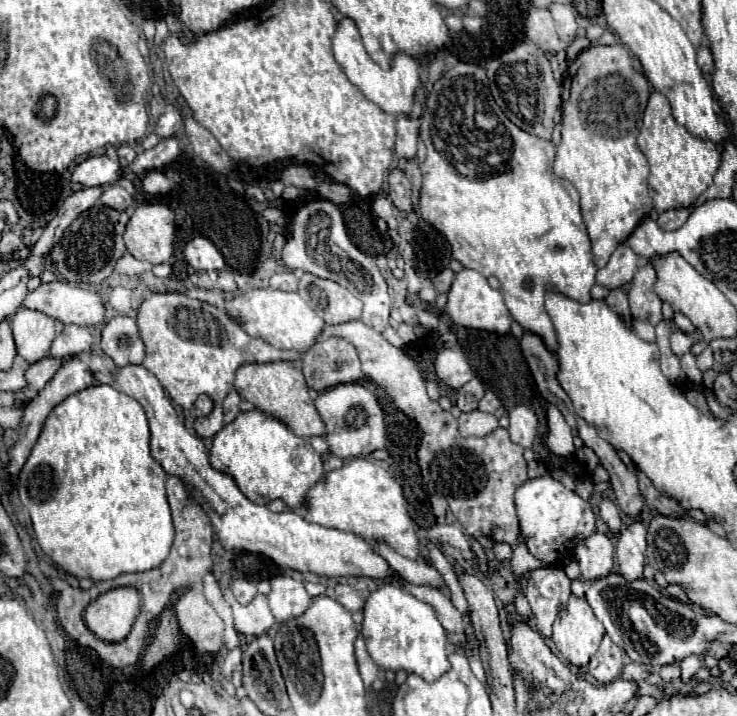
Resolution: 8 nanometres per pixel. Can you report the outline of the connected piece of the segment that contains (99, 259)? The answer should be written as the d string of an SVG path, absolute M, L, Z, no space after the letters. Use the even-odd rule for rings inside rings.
M101 203L93 205L91 209L81 213L71 223L71 229L67 227L59 245L55 249L51 249L51 253L49 253L51 261L53 263L57 261L55 269L71 283L79 283L79 281L101 283L101 281L105 281L113 273L117 259L127 251L125 243L123 243L123 233L125 233L127 221L129 221L129 215L125 211L117 211L117 209L105 207Z

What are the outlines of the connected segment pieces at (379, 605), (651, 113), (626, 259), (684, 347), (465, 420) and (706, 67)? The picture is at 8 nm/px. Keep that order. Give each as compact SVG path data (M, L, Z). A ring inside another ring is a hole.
M383 583L367 597L361 635L365 635L365 645L371 659L385 671L403 669L423 677L425 681L435 681L449 669L447 633L439 623L435 609L395 583Z
M653 91L649 97L637 145L651 167L647 183L657 213L693 205L693 201L713 183L713 177L721 165L721 153L717 151L717 147L711 141L693 137L683 125L679 125L671 115L667 97L659 91Z
M621 243L613 251L607 265L597 271L595 279L599 285L603 285L607 289L617 289L625 283L631 283L631 279L637 271L637 265L639 265L639 257L633 253L633 249L629 249L625 243Z
M679 329L671 333L671 349L677 357L683 357L685 353L689 353L691 345L693 345L693 337L689 333L683 333Z
M469 411L459 415L459 433L463 437L485 437L493 429L497 429L499 423L495 415L491 413L481 413L481 411Z
M699 47L699 51L697 51L697 65L699 65L699 69L705 75L713 73L713 57L711 57L709 47Z

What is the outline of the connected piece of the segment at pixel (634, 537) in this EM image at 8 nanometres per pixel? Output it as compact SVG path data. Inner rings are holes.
M633 521L629 527L625 527L617 539L617 561L619 561L619 573L627 581L635 581L643 575L645 565L645 533L647 525L643 521Z

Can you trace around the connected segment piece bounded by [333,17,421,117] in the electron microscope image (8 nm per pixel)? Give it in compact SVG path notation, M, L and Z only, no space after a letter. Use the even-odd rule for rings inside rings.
M345 17L345 19L341 19L337 23L337 31L333 35L333 53L335 53L335 59L339 61L339 65L343 67L343 71L347 73L349 81L353 85L357 85L369 101L377 103L385 113L389 113L393 117L397 117L401 113L409 113L409 109L413 107L413 93L417 91L417 85L421 81L417 59L413 59L411 55L399 51L393 57L391 67L389 69L381 69L369 57L369 53L365 51L361 35L359 35L359 29L357 29L355 21L349 19L349 17Z

